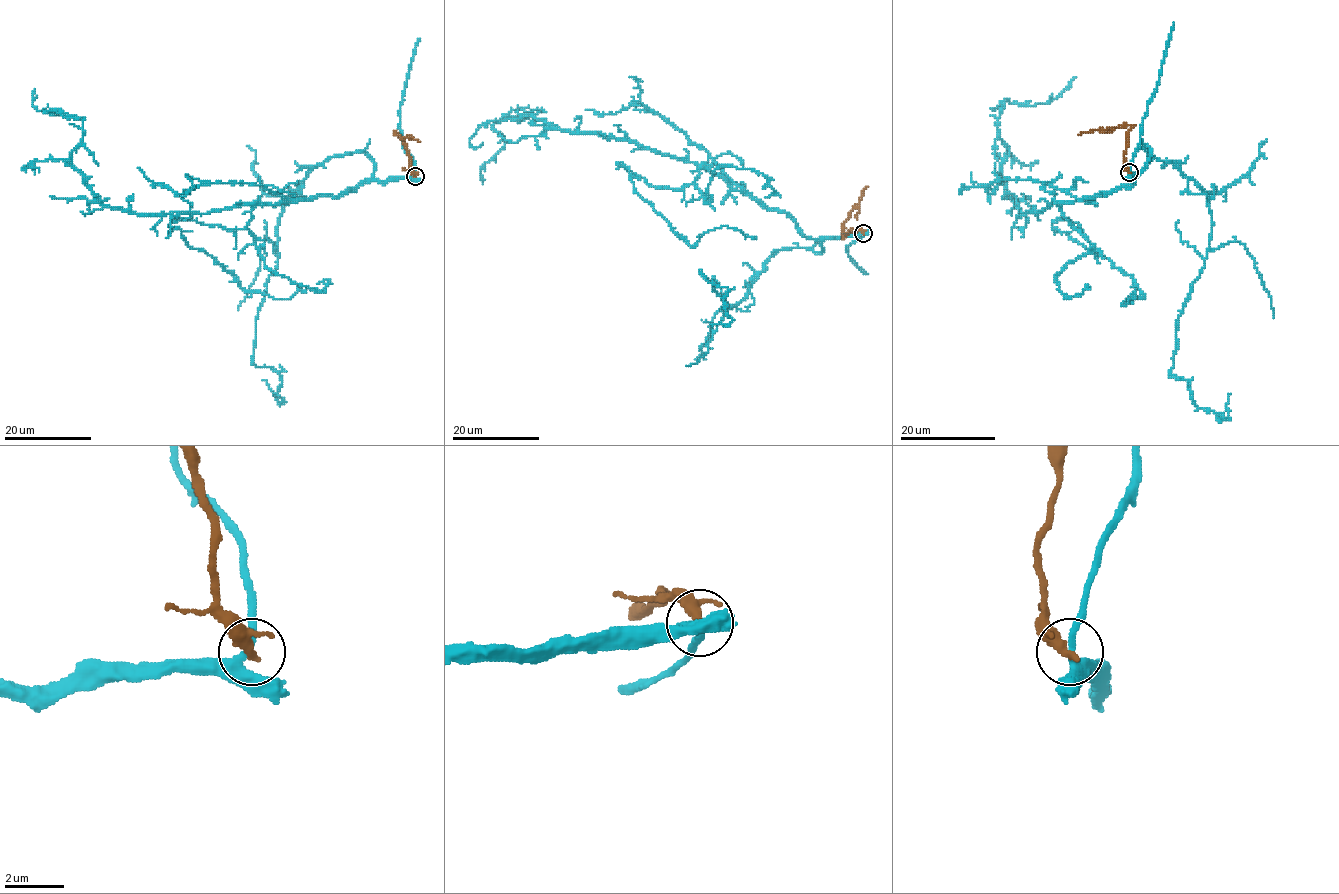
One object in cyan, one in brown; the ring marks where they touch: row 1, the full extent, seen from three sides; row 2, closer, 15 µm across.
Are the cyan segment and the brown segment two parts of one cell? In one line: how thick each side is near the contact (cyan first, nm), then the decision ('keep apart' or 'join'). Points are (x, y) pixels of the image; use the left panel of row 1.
280/280 nm | keep apart

